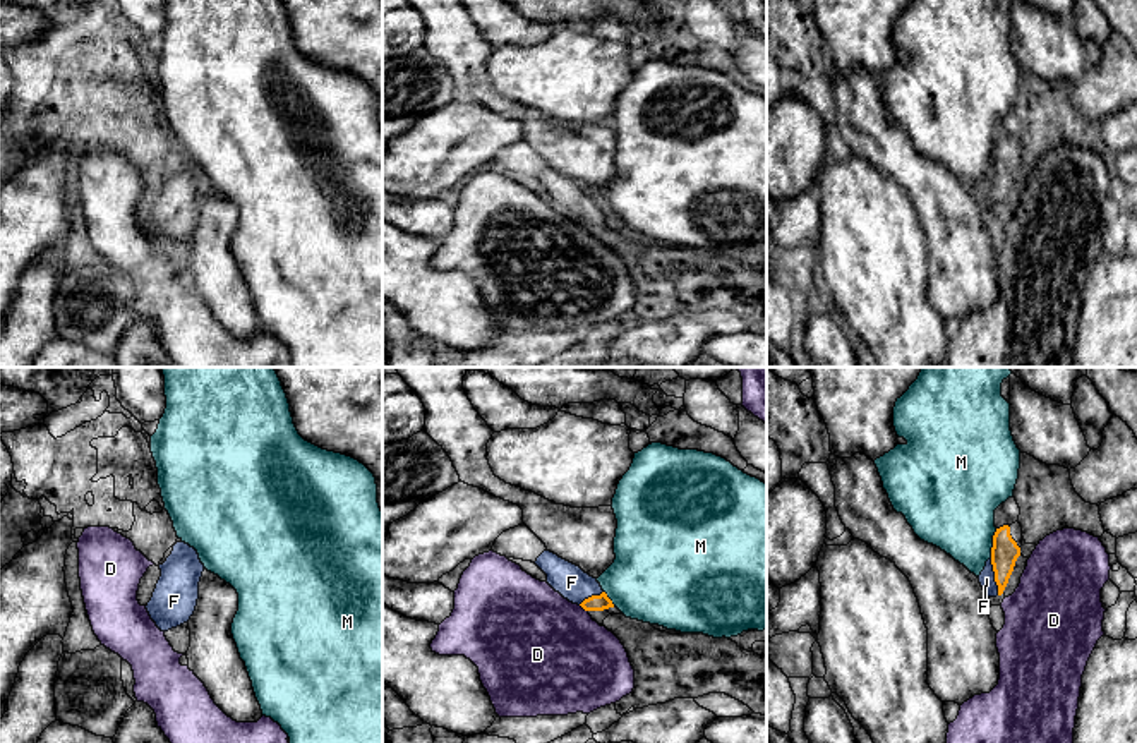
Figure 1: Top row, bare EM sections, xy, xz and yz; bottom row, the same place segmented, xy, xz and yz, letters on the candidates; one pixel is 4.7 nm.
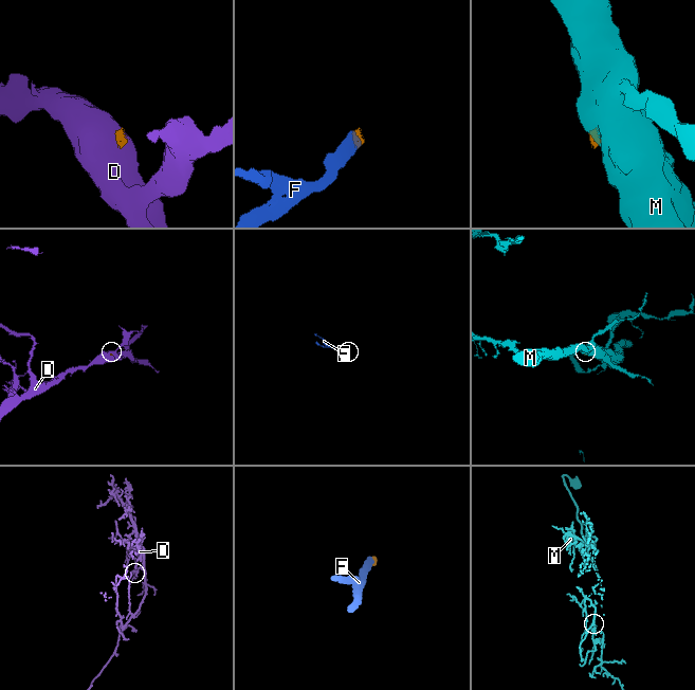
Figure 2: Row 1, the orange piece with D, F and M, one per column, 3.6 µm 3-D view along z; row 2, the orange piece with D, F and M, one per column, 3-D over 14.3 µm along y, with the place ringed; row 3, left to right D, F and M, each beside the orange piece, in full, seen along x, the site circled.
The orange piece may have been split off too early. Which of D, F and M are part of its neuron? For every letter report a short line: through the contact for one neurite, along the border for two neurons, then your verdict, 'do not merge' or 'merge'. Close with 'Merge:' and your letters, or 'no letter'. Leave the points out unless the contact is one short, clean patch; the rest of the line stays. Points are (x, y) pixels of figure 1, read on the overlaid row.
D: line xz (580, 604), (587, 611); do not merge
F: line yz (1005, 551), (995, 577), (986, 579); merge
M: line yz (997, 529), (990, 556); do not merge
Merge: F

